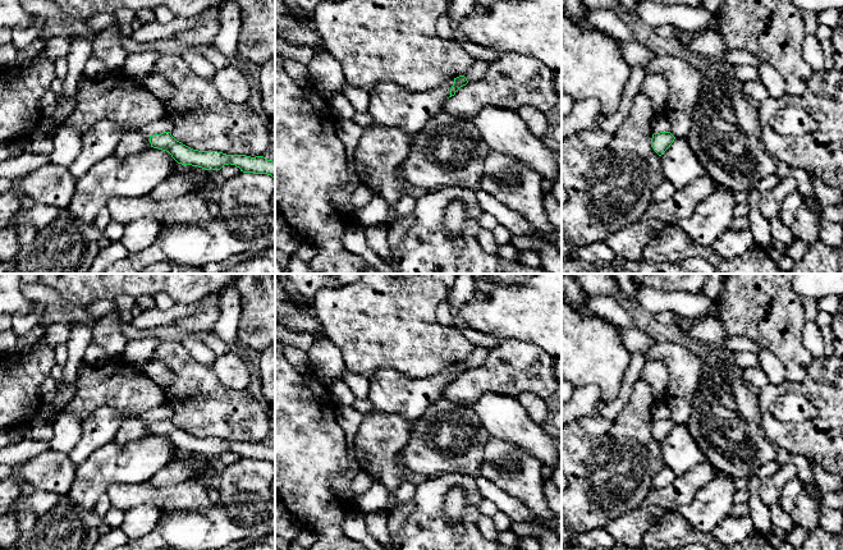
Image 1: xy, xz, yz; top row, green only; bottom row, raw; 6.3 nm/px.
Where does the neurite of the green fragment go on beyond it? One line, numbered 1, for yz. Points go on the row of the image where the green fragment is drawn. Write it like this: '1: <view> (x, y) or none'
1: none

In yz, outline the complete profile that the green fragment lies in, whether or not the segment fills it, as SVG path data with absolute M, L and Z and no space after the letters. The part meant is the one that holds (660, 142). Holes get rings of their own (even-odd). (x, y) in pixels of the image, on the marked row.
M670 132L654 133L651 138L651 147L661 156L674 142L675 137Z

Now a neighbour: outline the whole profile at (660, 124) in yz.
M658 115L656 119L652 123L652 132L660 133L660 132L670 132L672 125L665 115Z

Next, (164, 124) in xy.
M162 116L161 119L156 122L147 123L146 125L141 128L141 130L148 137L154 134L161 134L164 132L171 132L173 122L169 116Z

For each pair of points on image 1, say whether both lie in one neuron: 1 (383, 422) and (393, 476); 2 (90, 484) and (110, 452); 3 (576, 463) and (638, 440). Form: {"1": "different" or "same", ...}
{"1": "same", "2": "same", "3": "same"}

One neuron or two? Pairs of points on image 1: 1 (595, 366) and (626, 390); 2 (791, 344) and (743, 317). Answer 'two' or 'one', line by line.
1: two
2: one

